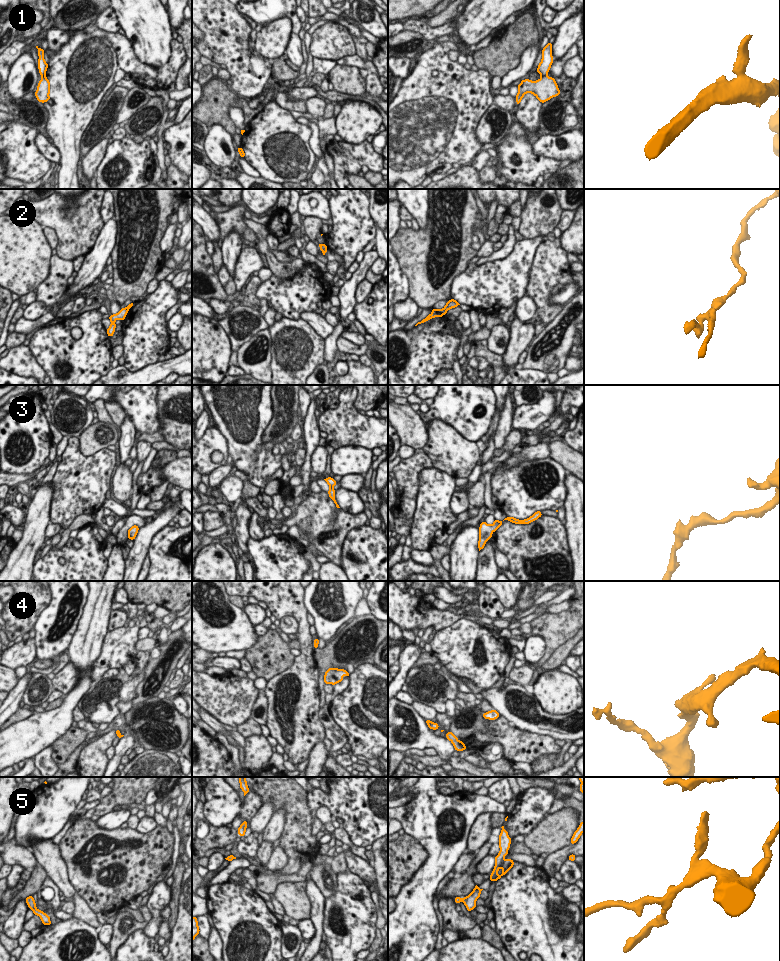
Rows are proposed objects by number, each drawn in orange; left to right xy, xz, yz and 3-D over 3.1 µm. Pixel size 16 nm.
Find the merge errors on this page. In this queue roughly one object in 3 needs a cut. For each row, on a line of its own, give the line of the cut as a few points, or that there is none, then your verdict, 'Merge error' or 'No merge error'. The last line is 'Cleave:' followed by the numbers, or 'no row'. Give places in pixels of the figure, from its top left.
1: Split along yz (542, 75), (545, 76). Merge error
2: Split along yz (443, 308), (446, 311). Merge error
3: No split. No merge error
4: No split. No merge error
5: No split. No merge error
Cleave: 1, 2

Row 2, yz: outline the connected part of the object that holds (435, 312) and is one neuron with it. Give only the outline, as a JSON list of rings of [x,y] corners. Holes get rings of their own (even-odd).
[[[433,308],[432,313],[430,315],[428,315],[425,319],[423,319],[421,322],[418,322],[415,326],[417,326],[418,324],[421,324],[421,323],[424,323],[424,322],[428,321],[431,318],[442,317],[445,314],[446,314],[446,310],[444,308],[441,309],[441,310]]]

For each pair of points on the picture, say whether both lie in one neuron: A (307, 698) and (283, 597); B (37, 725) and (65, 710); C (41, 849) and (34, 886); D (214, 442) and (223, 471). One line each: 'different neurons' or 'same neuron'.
A: same neuron
B: same neuron
C: different neurons
D: different neurons

